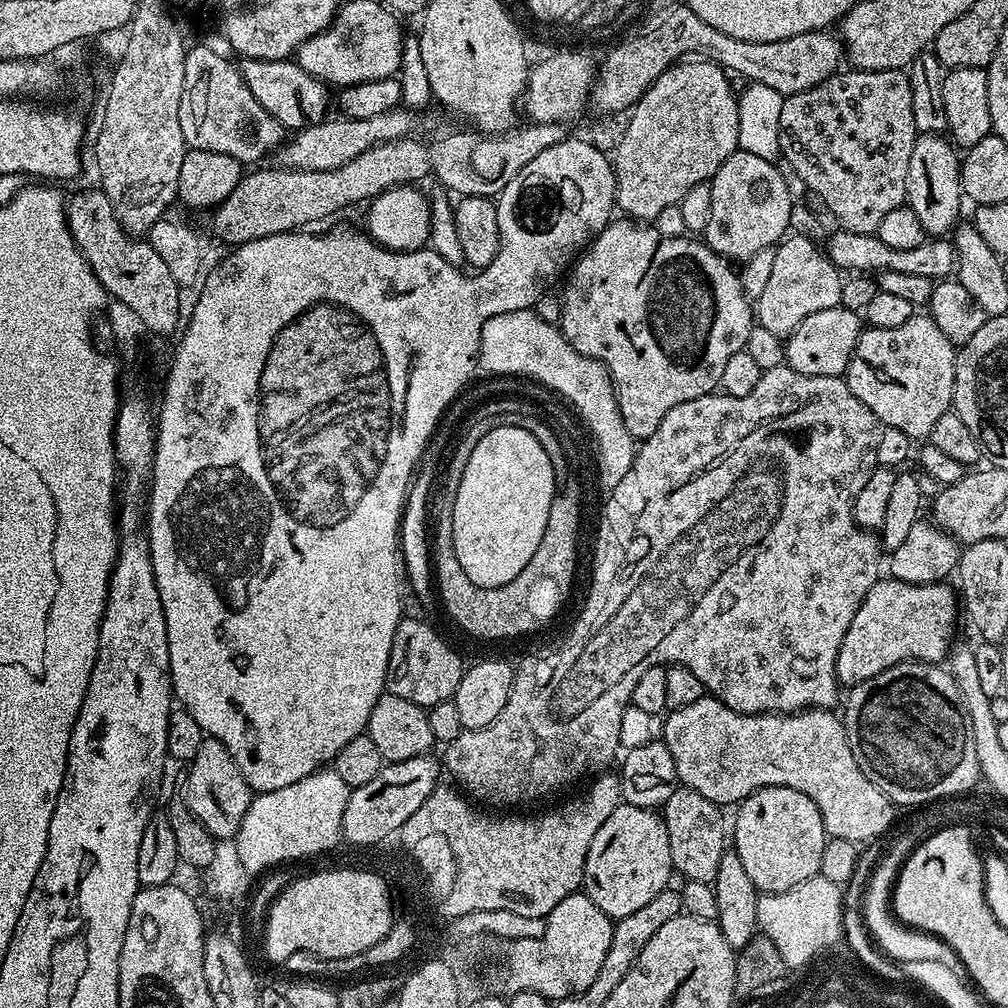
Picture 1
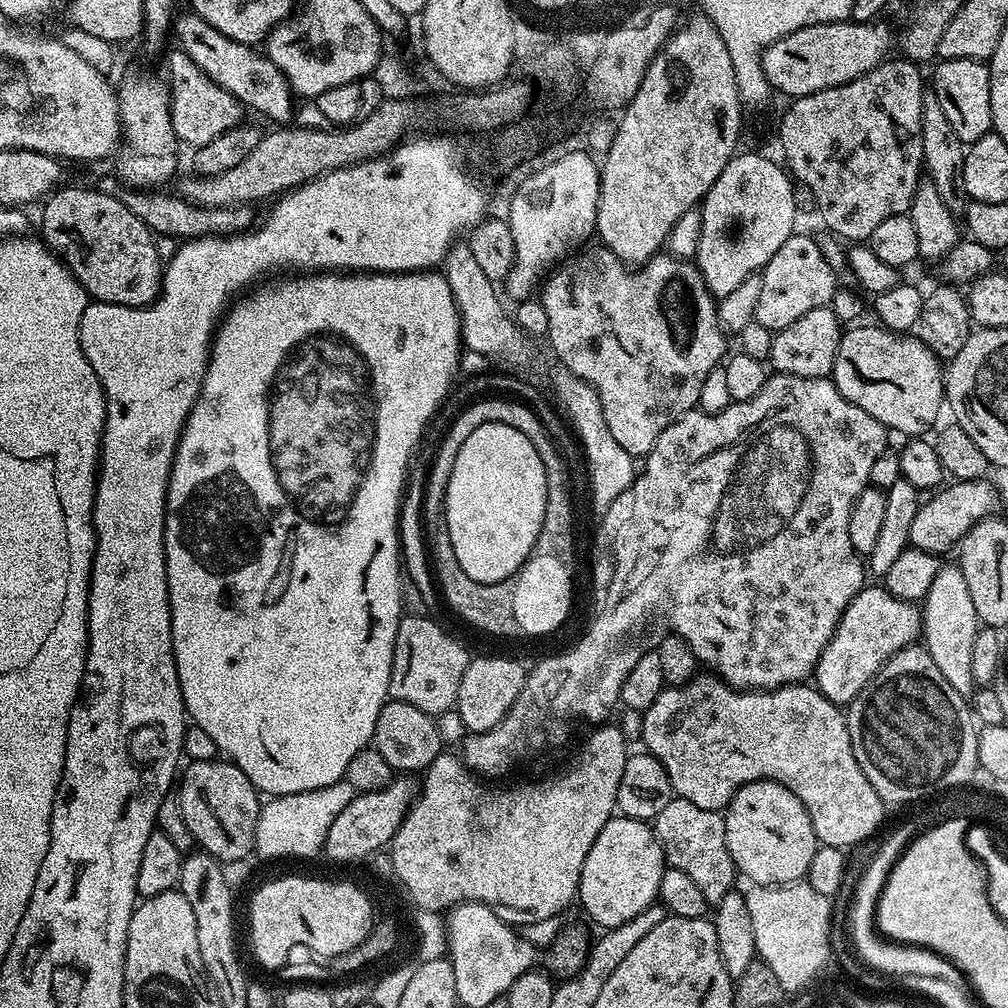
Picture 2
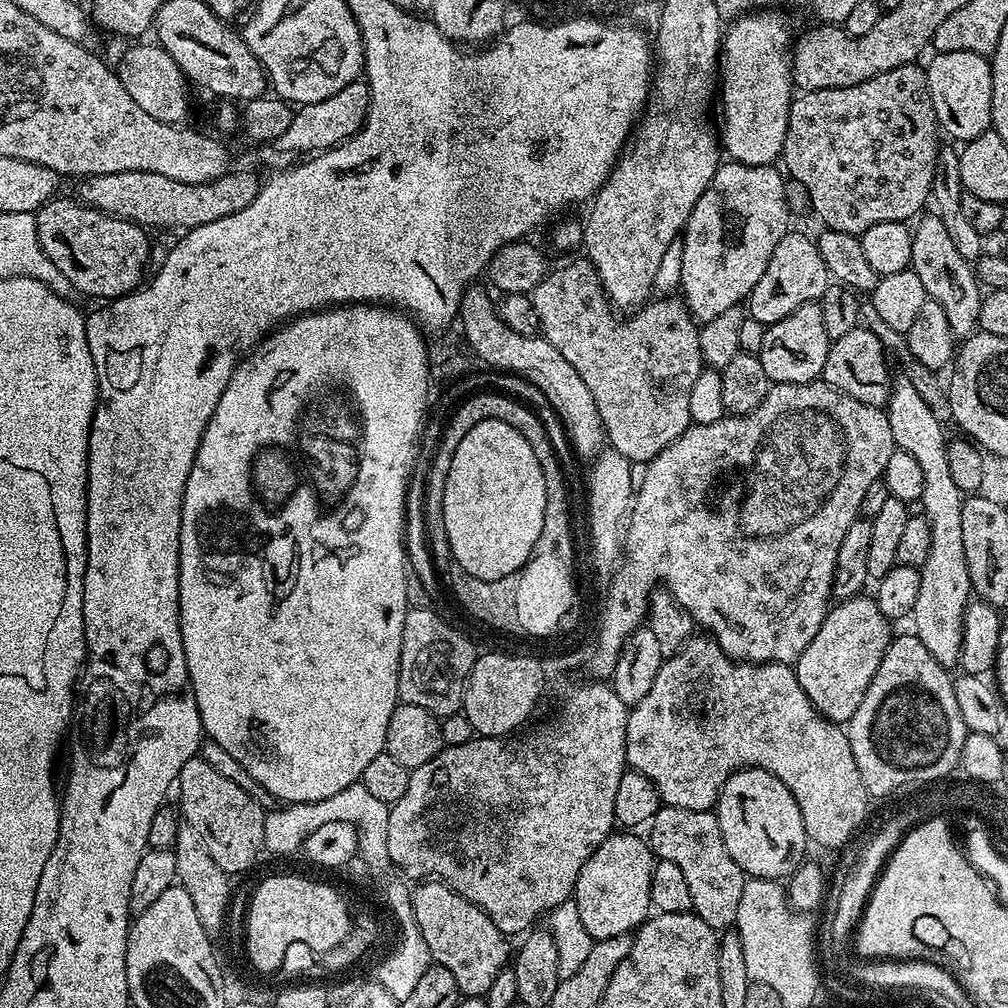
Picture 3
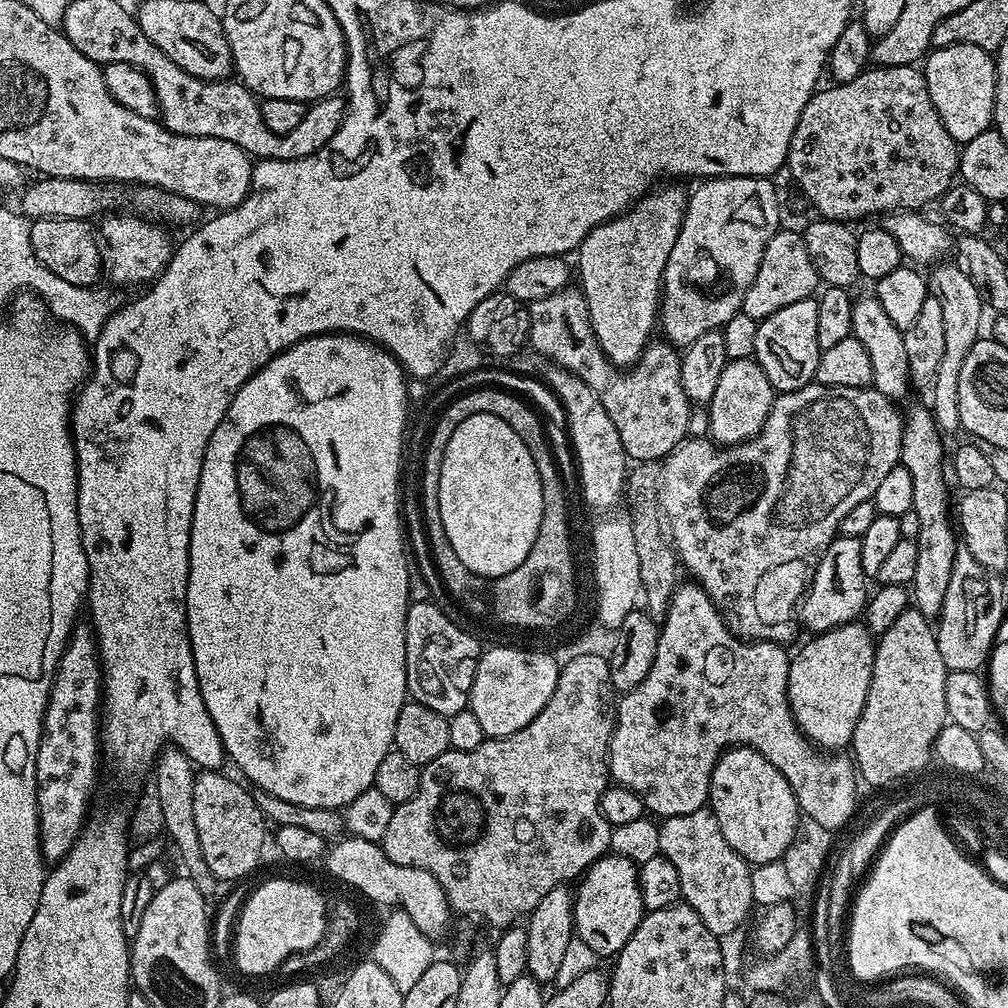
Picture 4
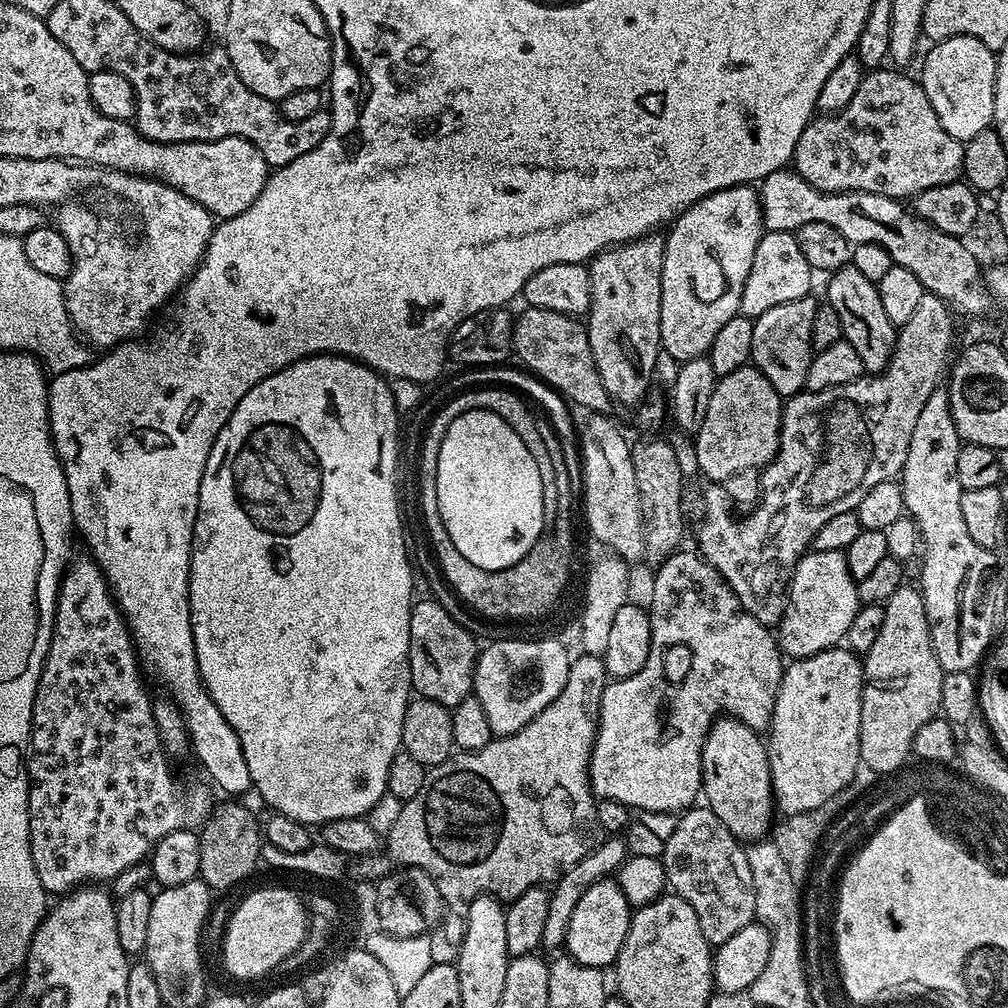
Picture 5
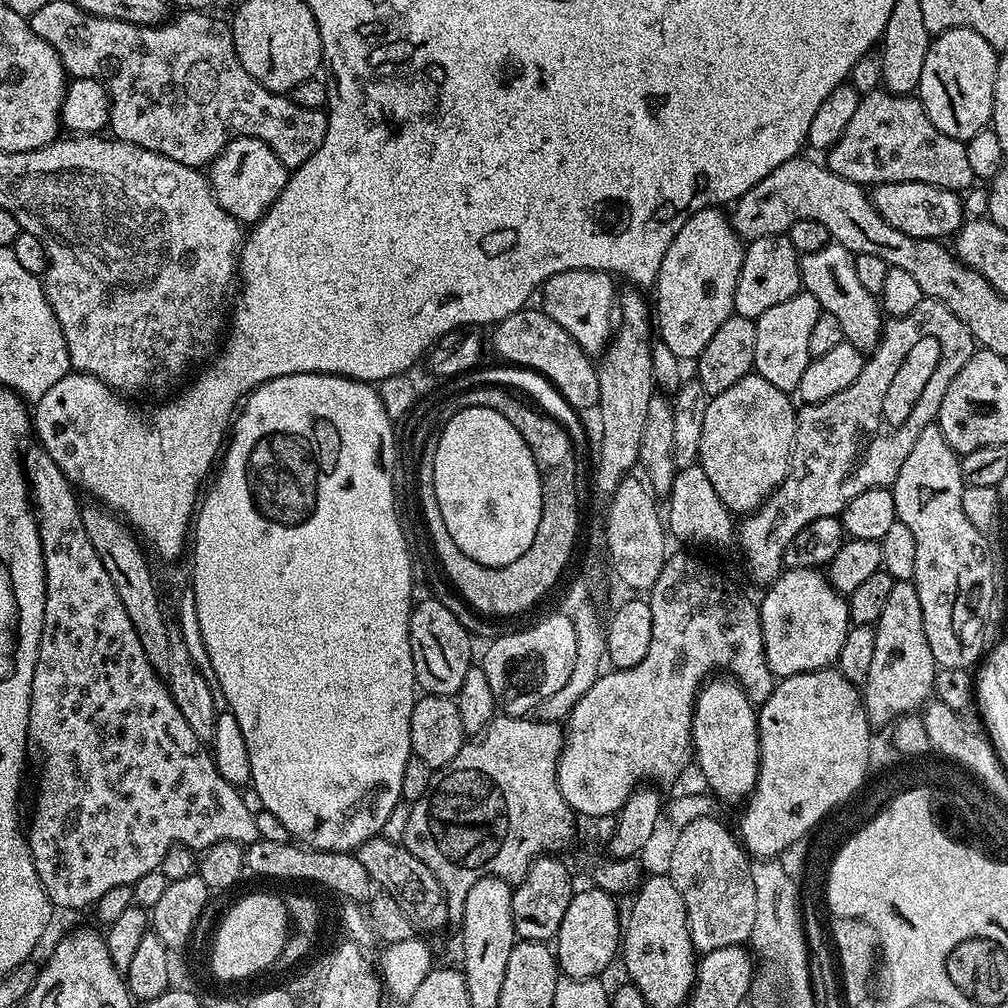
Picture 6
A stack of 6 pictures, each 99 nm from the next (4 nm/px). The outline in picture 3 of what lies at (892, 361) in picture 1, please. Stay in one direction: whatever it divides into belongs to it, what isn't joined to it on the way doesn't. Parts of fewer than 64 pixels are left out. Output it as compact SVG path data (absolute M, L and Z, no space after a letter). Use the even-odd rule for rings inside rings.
M858 326L850 330L850 334L842 334L842 338L829 343L822 380L858 402L884 408L892 395L894 380L891 375L888 377L888 360L884 357L883 342L870 329L864 327Z

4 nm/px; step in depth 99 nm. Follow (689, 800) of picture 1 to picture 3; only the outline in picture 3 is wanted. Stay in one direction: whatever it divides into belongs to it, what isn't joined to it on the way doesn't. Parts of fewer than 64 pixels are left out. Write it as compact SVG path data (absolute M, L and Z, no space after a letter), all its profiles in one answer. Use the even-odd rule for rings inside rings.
M662 806L650 821L650 847L657 857L674 862L686 877L690 890L692 911L706 926L728 930L736 923L738 901L742 898L742 886L746 879L743 870L730 858L722 842L722 830L718 826L715 811L682 810Z

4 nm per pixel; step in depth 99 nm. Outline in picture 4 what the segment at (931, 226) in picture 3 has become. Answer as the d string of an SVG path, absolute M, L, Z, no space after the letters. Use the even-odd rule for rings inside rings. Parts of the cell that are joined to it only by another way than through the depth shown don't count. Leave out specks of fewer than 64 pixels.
M937 263L926 276L930 295L938 298L938 303L942 306L942 331L946 337L942 345L942 362L938 362L936 376L930 385L930 391L932 391L930 407L936 425L941 430L948 430L948 428L956 430L960 428L958 374L962 370L962 362L966 362L966 354L970 354L977 340L981 339L980 327L984 324L986 305L984 299L978 294L974 282L970 282L967 271L959 263L956 263L957 265L948 263Z

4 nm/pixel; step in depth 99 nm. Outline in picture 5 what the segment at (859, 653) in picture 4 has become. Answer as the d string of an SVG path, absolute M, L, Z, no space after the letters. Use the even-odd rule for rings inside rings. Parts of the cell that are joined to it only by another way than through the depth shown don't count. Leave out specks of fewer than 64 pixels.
M847 646L827 648L813 656L807 656L801 660L792 660L785 667L784 677L778 686L778 698L774 702L774 714L772 715L772 727L766 732L766 747L768 749L768 761L770 762L770 774L772 775L772 794L777 809L784 811L785 817L802 814L803 811L814 810L822 806L828 800L837 799L840 791L856 776L856 771L861 771L860 762L860 719L862 718L862 690L864 689L864 665L861 657Z

